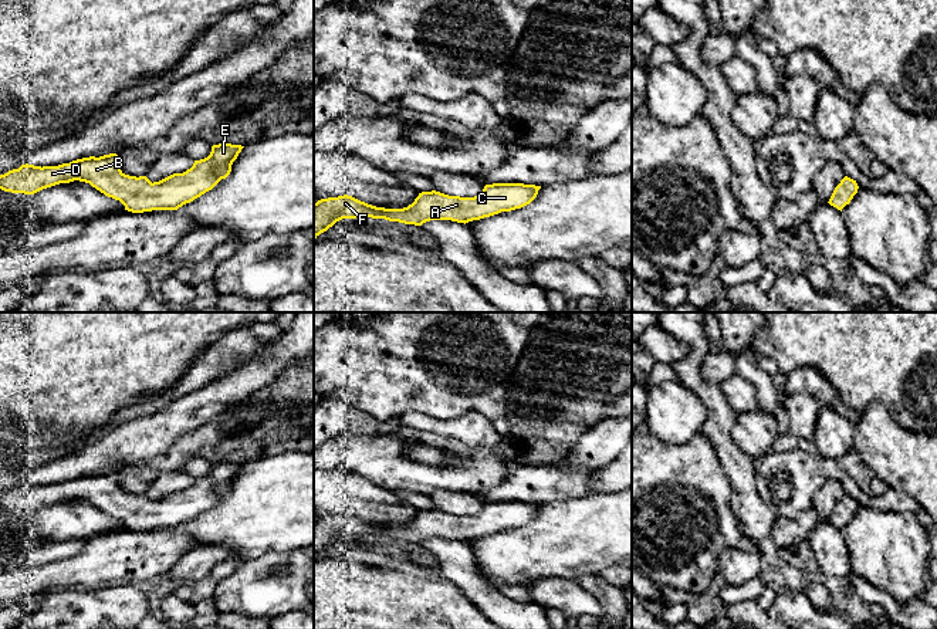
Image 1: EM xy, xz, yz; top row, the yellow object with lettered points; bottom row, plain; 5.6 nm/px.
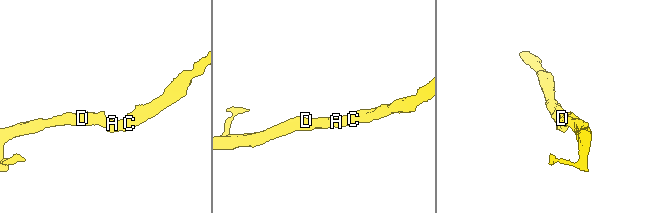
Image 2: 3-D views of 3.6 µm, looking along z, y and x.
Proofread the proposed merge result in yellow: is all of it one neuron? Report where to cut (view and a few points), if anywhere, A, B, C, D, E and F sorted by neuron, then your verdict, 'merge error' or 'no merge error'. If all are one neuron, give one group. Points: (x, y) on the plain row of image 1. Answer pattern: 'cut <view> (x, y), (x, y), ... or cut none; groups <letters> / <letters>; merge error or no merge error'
cut none; groups A B C D E F; no merge error

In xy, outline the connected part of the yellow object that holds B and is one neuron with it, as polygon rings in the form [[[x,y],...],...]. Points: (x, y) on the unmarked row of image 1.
[[[231,461],[213,463],[210,473],[194,478],[186,490],[153,501],[146,494],[125,493],[118,483],[116,471],[82,476],[58,484],[41,486],[26,481],[0,493],[0,507],[34,513],[60,501],[80,498],[119,518],[125,528],[132,531],[177,528],[226,497],[243,466]]]

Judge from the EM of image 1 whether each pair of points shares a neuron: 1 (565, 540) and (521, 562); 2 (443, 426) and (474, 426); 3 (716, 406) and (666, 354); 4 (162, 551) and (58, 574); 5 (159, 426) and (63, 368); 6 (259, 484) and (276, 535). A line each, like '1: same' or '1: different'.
1: same
2: same
3: different
4: same
5: different
6: same

